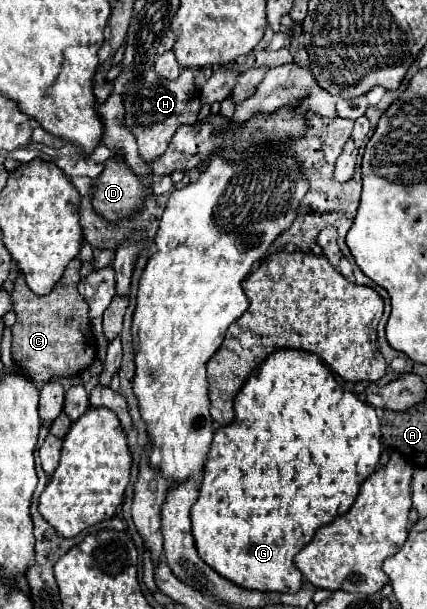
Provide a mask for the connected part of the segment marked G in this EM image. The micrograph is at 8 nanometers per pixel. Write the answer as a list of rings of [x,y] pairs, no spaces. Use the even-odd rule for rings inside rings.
[[[279,349],[279,351],[271,353],[265,359],[265,363],[261,363],[249,375],[247,383],[239,391],[239,395],[235,399],[235,421],[225,427],[219,427],[213,435],[211,447],[207,451],[205,467],[203,467],[203,481],[201,481],[201,489],[199,489],[199,499],[191,507],[193,539],[195,539],[195,547],[199,551],[199,557],[209,567],[213,567],[221,577],[231,579],[235,585],[239,585],[243,589],[255,589],[255,591],[263,591],[263,593],[269,593],[269,591],[295,593],[295,591],[299,591],[303,585],[303,575],[295,567],[293,557],[313,539],[313,535],[319,527],[333,523],[335,517],[349,511],[349,507],[353,505],[353,501],[359,493],[361,483],[377,469],[377,463],[379,463],[383,452],[377,413],[371,405],[359,401],[355,395],[333,395],[333,391],[337,387],[339,387],[337,375],[331,371],[331,367],[327,367],[319,359],[319,355],[307,353],[307,351],[297,351],[297,349]]]

